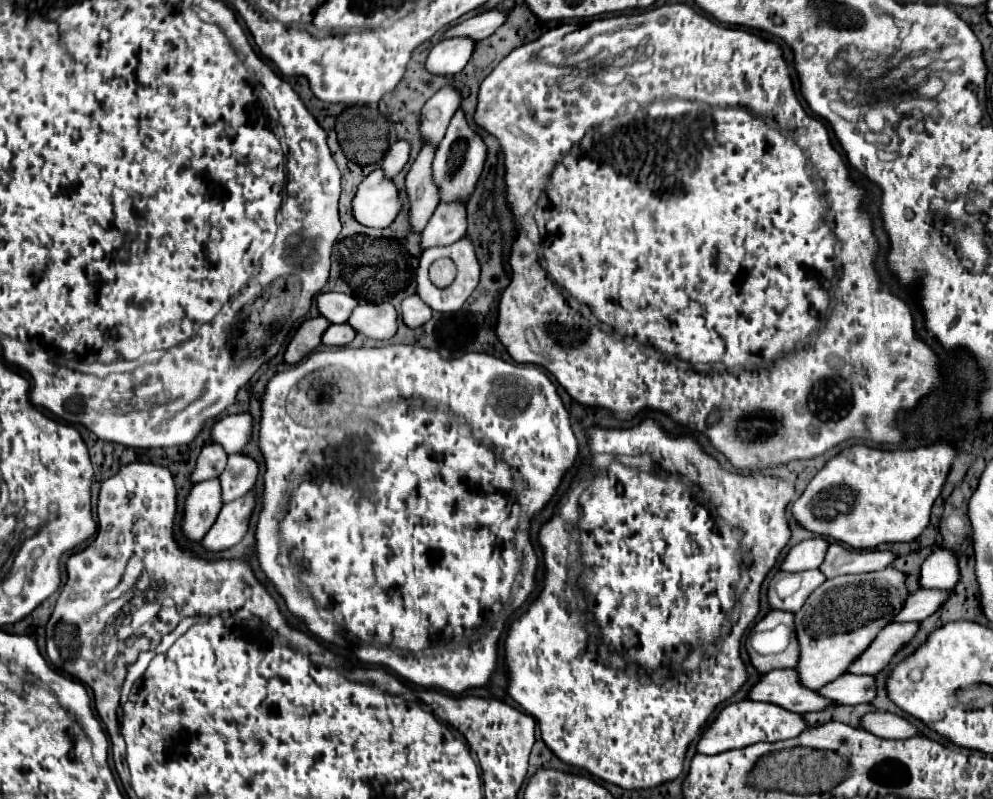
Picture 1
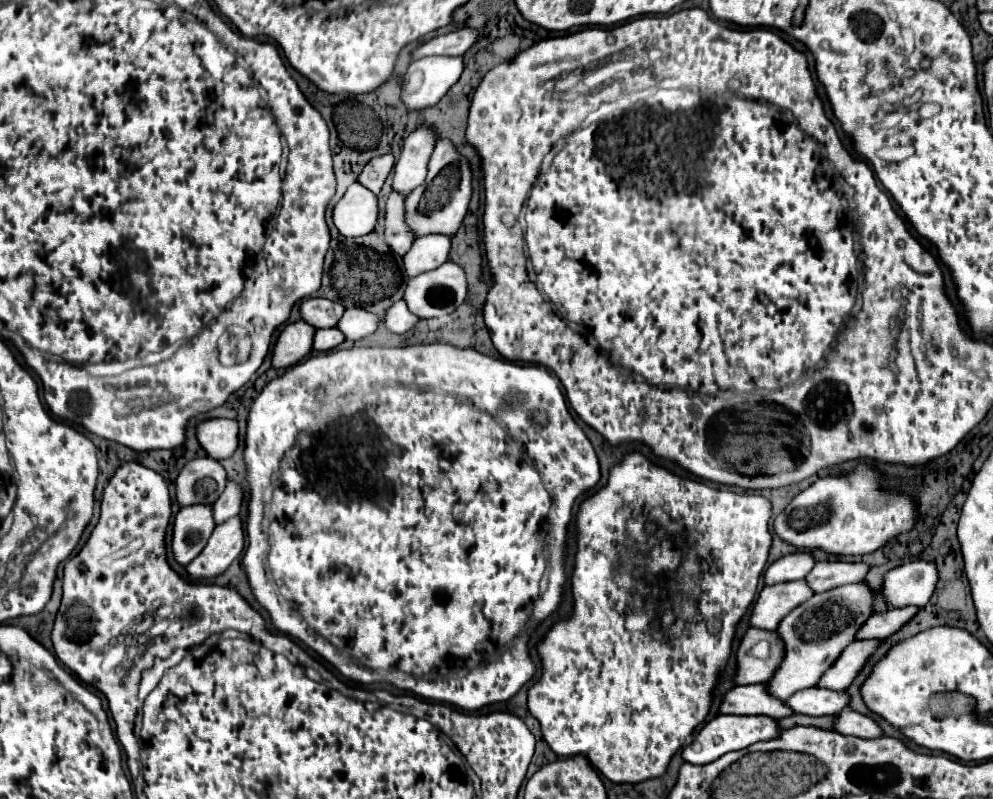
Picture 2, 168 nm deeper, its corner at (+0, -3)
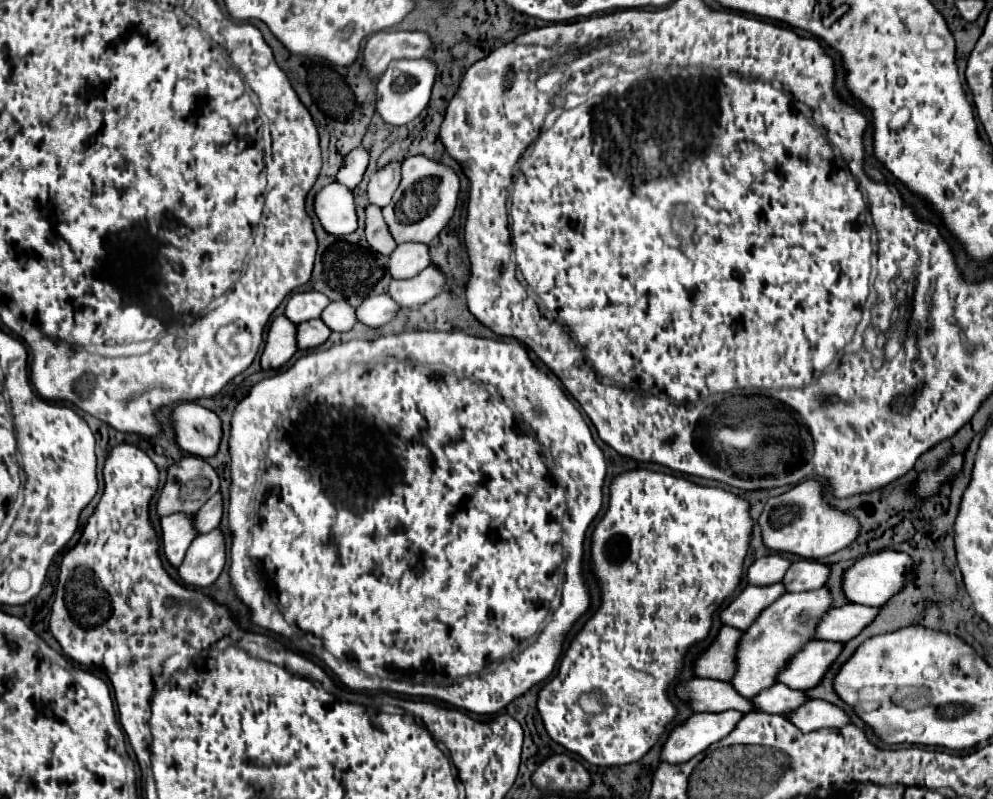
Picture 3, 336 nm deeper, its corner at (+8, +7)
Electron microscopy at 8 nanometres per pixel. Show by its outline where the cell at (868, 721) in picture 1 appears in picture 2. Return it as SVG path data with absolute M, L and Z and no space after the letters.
M849 708L839 714L835 730L841 734L859 736L859 738L881 738L883 736L881 726L873 718L859 714L855 710L849 710Z

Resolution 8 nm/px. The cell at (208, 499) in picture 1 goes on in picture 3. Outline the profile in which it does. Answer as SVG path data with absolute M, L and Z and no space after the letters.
M171 514L161 518L161 538L163 552L171 566L179 566L185 558L189 544L195 540L197 532L193 528L193 518L187 514Z

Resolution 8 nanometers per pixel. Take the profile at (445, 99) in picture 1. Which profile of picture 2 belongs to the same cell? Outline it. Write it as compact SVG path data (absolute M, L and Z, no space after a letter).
M419 126L405 140L403 152L393 168L393 190L411 194L427 176L427 160L437 144L437 132L431 126Z

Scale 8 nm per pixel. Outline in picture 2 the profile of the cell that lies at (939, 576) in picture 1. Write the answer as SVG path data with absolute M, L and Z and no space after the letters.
M915 560L893 568L885 576L883 592L893 608L925 606L939 582L939 570L933 562Z

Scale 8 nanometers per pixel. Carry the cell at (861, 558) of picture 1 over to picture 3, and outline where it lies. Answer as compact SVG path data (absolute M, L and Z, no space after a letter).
M797 560L789 566L781 584L787 592L807 592L825 586L829 578L829 566L815 560Z

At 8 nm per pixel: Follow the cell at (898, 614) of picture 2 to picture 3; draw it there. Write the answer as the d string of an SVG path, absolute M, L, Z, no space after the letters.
M845 604L841 608L831 608L827 616L819 620L813 640L827 642L847 642L855 638L877 614L877 608L867 608L859 604Z

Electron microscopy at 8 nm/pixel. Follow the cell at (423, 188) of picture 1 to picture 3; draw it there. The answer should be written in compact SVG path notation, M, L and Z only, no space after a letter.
M367 206L367 210L365 210L365 238L367 238L369 246L383 256L389 256L397 246L389 234L387 224L383 222L381 210L377 206Z

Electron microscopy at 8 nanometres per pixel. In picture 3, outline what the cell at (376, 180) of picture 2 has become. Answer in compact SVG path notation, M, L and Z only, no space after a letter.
M365 148L351 150L343 158L343 166L335 176L335 182L339 182L339 184L347 186L349 190L353 190L361 182L363 174L365 174L365 168L367 168L367 162L369 162L369 152Z

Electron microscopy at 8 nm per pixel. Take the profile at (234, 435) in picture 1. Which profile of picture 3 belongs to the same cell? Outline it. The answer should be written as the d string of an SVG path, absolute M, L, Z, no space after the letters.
M185 402L171 412L171 424L175 428L175 442L185 452L201 458L217 454L223 432L215 412L195 402Z

